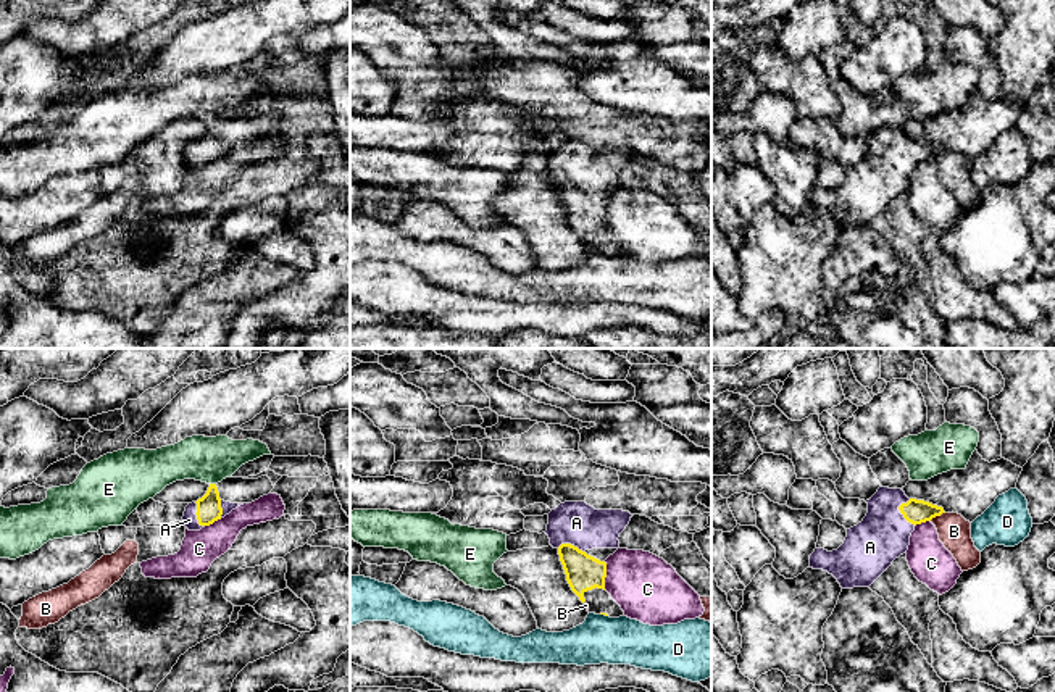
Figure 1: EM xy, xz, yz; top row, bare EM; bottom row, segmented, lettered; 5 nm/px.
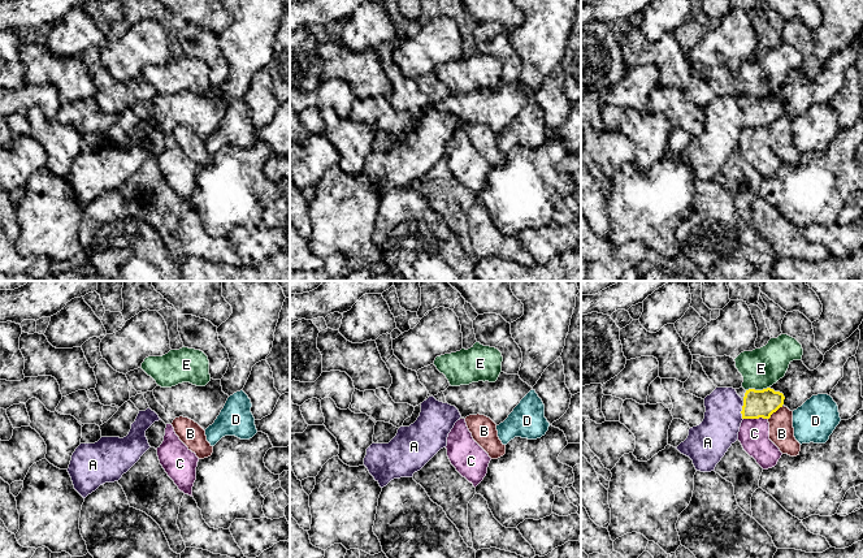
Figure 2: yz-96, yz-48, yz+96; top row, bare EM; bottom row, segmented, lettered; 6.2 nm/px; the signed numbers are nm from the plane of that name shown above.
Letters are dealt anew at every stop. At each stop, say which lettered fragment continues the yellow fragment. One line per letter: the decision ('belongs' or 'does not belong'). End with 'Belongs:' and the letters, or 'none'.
A: belongs
B: does not belong
C: does not belong
D: does not belong
E: does not belong
Belongs: A

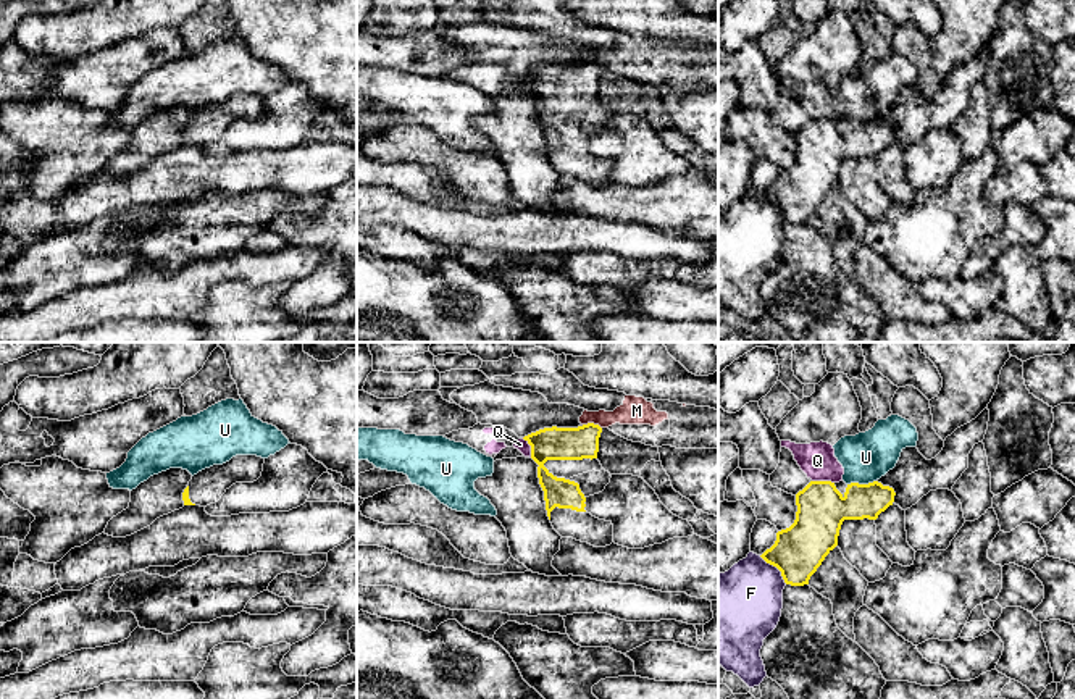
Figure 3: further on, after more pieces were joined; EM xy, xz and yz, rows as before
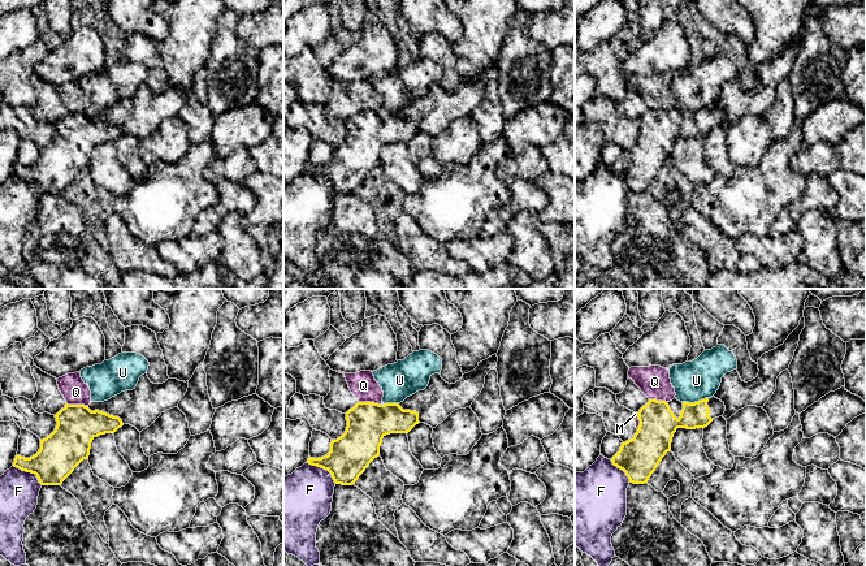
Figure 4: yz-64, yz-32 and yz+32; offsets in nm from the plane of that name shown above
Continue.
F: does not belong
M: does not belong
Q: does not belong
U: does not belong
Belongs: none

